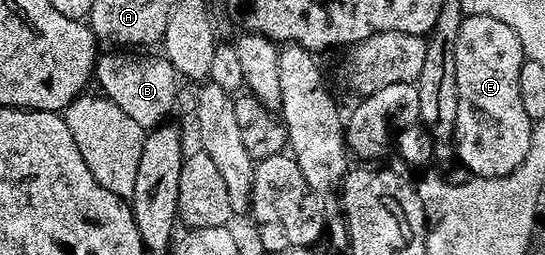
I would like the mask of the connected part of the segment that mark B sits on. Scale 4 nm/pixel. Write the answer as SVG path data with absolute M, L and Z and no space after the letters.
M109 51L100 54L94 65L94 78L102 94L148 131L158 127L168 117L177 97L179 75L163 55L143 55L141 51Z

